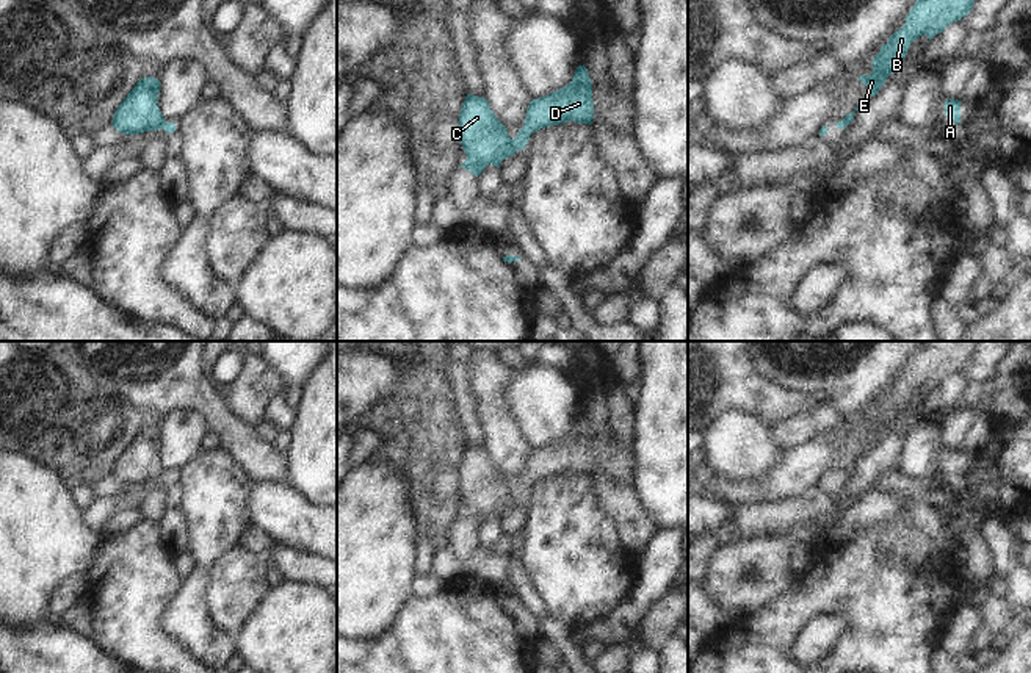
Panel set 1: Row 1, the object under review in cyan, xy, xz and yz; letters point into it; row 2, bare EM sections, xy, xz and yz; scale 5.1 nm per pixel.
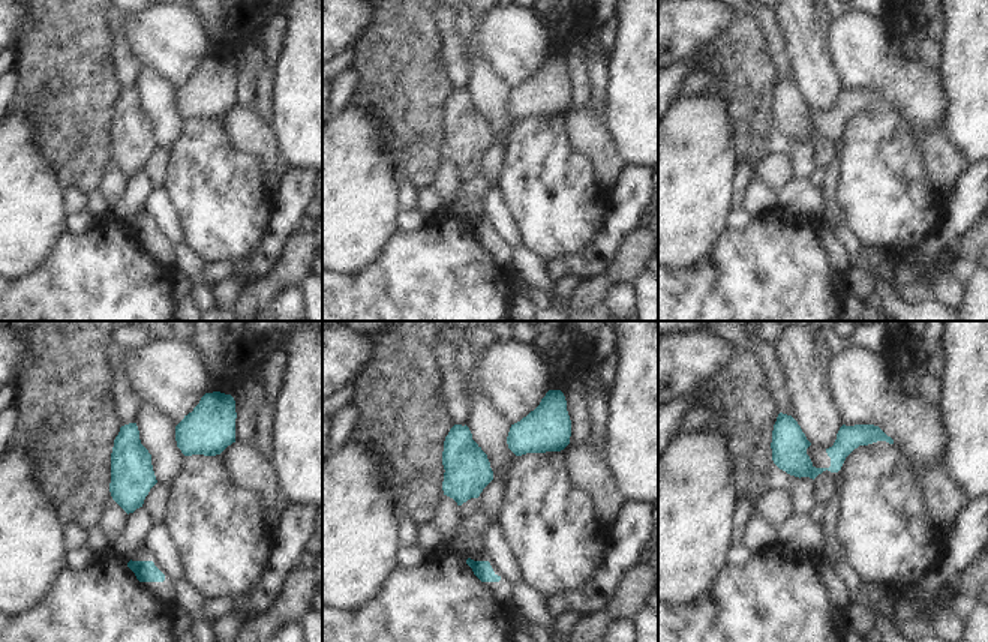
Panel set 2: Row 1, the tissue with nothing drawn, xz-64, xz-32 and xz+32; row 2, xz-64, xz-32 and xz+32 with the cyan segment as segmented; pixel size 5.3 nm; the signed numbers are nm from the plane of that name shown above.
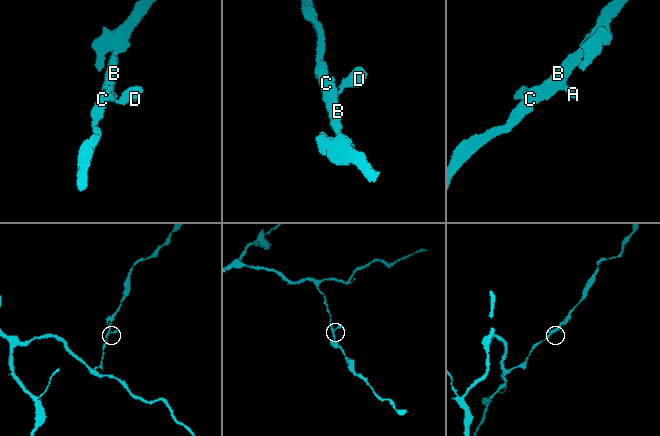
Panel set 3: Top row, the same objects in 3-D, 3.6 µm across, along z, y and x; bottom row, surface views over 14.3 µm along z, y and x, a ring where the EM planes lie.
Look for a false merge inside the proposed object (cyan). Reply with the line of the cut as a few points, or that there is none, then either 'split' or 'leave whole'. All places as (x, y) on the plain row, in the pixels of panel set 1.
xz (511, 490), (517, 500) | split

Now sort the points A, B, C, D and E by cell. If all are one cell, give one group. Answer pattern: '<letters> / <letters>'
A B C E / D

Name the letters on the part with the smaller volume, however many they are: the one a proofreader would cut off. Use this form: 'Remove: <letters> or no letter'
Remove: D

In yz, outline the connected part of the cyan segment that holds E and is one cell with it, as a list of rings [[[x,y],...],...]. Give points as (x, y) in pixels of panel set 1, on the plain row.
[[[928,341],[923,344],[910,363],[906,374],[893,383],[881,402],[873,408],[873,423],[860,426],[859,430],[876,446],[887,429],[896,421],[901,410],[906,408],[910,394],[926,385],[929,391],[942,383],[950,374],[965,368],[976,351],[979,341]]]

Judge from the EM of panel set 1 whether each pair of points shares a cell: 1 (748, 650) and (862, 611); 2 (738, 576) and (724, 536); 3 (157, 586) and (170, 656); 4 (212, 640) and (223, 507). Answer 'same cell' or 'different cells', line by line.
1: same cell
2: different cells
3: same cell
4: same cell

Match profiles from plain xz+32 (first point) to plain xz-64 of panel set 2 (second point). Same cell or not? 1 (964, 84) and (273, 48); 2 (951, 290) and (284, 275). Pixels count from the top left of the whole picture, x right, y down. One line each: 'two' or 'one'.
1: two
2: two

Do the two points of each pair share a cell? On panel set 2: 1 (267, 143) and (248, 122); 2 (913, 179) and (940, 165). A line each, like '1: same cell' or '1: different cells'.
1: same cell
2: different cells

